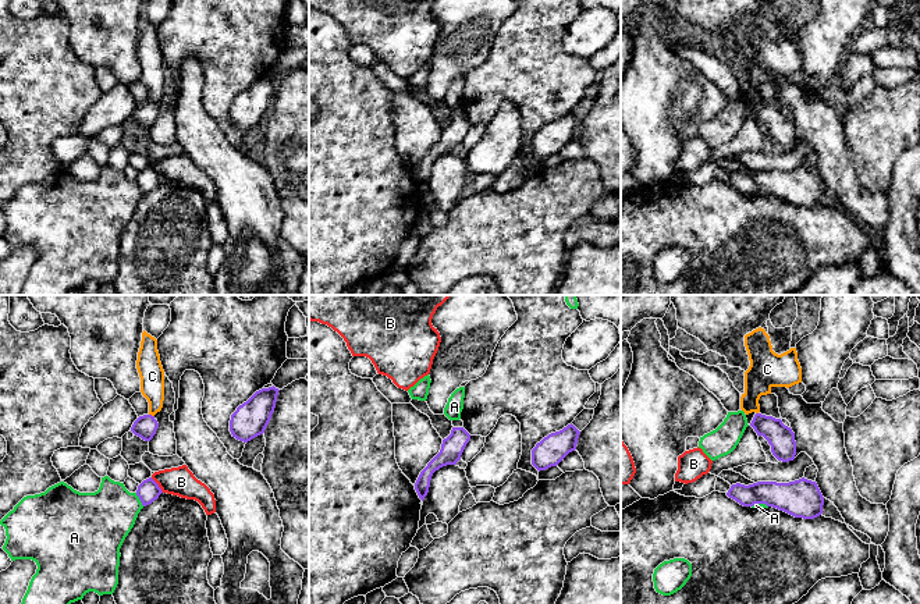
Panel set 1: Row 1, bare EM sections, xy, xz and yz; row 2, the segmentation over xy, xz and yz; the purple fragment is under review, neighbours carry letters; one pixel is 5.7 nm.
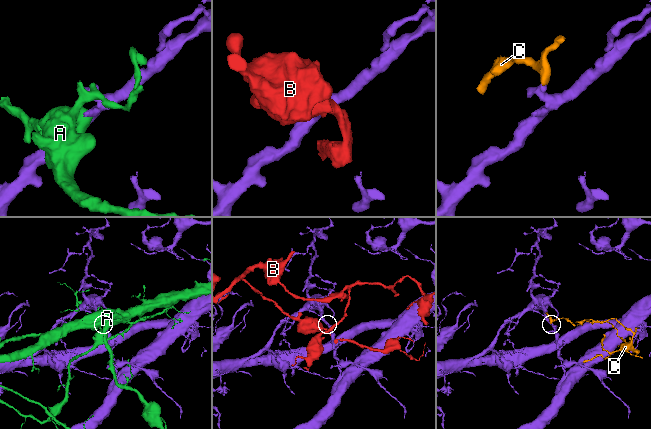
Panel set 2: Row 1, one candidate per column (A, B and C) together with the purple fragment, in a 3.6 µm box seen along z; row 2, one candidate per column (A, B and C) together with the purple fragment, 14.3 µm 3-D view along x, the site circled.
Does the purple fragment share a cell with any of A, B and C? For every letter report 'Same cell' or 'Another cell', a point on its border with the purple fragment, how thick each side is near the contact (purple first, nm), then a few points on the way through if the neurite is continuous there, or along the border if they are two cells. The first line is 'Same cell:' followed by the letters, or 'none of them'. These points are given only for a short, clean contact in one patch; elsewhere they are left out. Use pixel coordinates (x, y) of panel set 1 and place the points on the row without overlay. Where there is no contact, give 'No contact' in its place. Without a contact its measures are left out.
Same cell: none of them
A: Another cell. Touches purple at xy (139, 187). Thickness 120 nm (purple) against 340 nm
B: Another cell. Touches purple at xy (157, 173). Thickness 120 nm (purple) against 160 nm. Boundary: xy (151, 166), (163, 180)
C: Another cell. Touches purple at xy (151, 103). Thickness 130 nm (purple) against 140 nm. Boundary: xy (149, 102), (153, 105)

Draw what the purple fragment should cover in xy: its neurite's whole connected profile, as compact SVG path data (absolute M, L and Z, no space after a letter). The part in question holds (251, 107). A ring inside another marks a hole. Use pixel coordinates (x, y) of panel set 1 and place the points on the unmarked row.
M274 74L262 77L239 93L230 109L232 125L248 131L263 122L274 100L278 79Z

